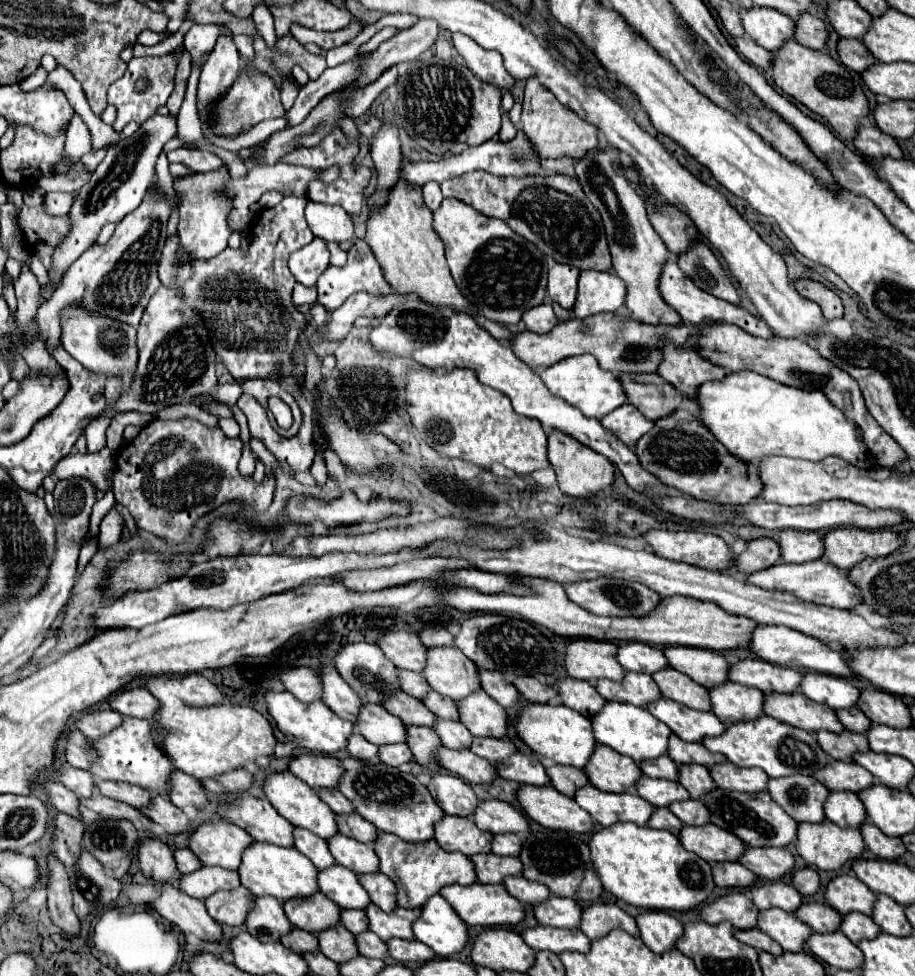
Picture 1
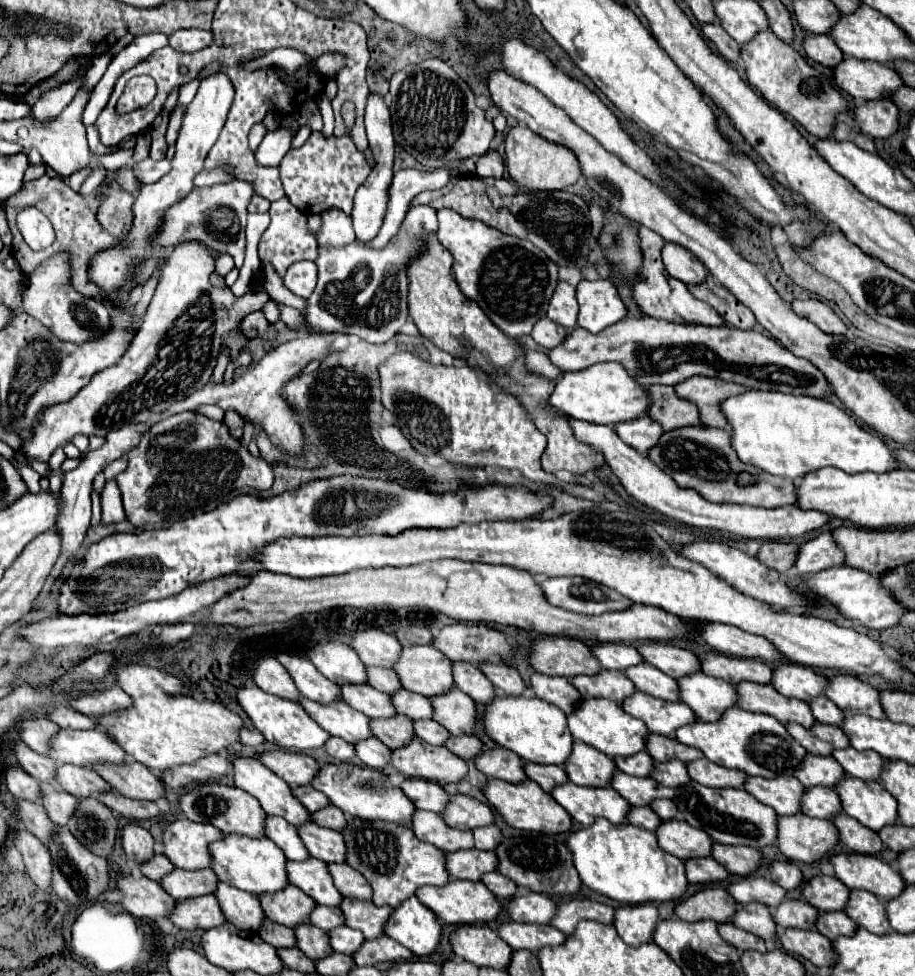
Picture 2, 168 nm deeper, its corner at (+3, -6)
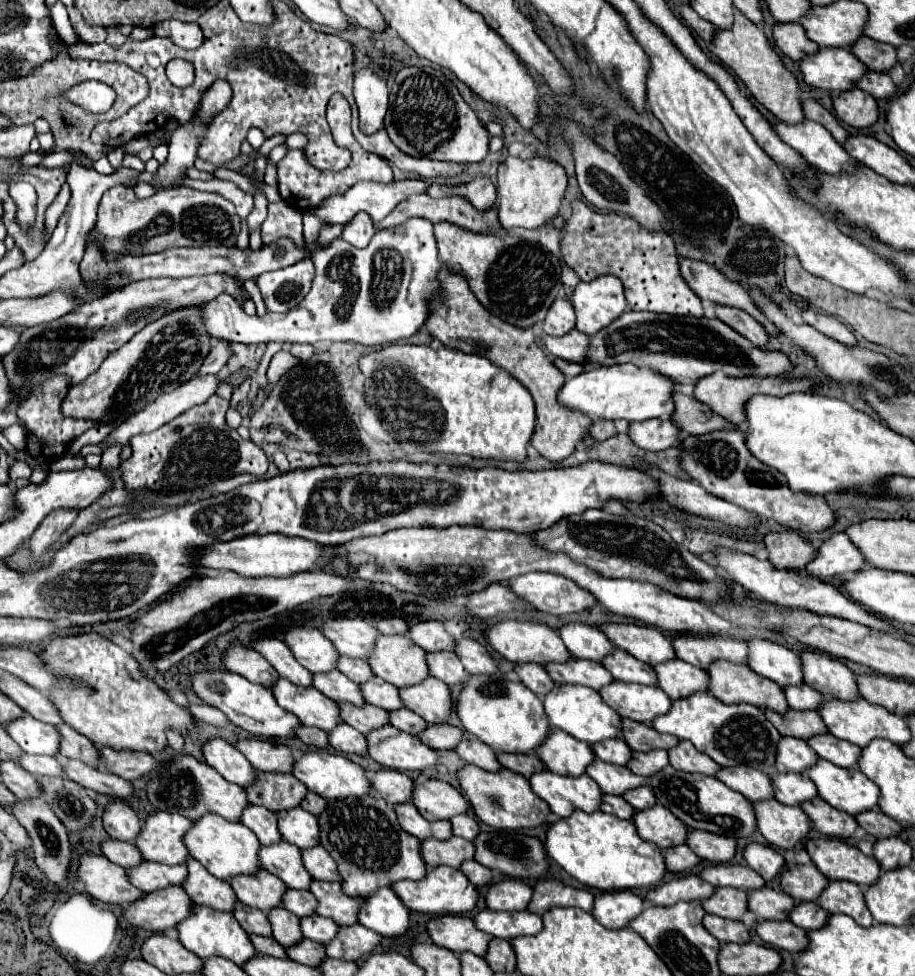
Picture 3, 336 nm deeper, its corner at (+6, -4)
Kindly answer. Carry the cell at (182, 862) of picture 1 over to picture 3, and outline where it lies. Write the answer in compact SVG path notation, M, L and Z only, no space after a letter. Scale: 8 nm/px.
M105 838L105 840L101 840L101 852L111 862L115 862L123 868L131 868L131 866L143 862L139 852L135 852L133 842L119 842L119 840L113 840L113 838Z

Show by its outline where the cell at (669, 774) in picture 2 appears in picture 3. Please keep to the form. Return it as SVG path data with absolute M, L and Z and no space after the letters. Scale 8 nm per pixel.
M651 750L651 752L633 752L631 760L627 762L627 768L637 776L647 778L659 772L659 768L665 768L667 764L669 764L667 750Z

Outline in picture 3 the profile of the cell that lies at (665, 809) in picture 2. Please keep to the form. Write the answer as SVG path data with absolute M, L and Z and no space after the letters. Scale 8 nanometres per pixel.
M637 786L633 790L627 790L623 794L623 798L635 808L635 810L643 810L643 808L651 808L655 806L655 796L651 796L651 788L647 786Z

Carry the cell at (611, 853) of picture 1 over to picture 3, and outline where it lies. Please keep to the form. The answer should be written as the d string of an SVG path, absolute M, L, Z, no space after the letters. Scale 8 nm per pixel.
M573 810L571 816L553 822L547 828L545 850L547 856L575 880L597 890L653 888L665 874L663 856L655 844L641 840L629 820L621 820L599 810L591 814Z

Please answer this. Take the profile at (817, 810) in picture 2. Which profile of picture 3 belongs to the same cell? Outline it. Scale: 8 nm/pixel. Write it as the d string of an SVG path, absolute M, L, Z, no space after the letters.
M775 772L771 776L771 784L773 784L775 800L789 806L801 804L801 800L815 798L815 786L811 784L811 780L807 780L805 774Z

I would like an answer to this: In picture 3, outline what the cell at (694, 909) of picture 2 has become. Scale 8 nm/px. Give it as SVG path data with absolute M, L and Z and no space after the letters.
M685 874L647 890L645 898L657 906L671 906L671 904L677 904L679 900L695 902L711 896L713 892L715 888L705 880L701 880L697 874Z

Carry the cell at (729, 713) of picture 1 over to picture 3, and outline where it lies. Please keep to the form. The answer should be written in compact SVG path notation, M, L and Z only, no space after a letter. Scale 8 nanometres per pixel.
M679 658L667 660L663 664L655 664L653 670L657 674L657 686L671 700L685 698L697 690L707 690L707 680L709 680L707 672Z

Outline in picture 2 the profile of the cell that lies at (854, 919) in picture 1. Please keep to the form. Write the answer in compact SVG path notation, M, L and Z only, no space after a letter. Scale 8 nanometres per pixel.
M820 912L818 922L816 922L816 930L820 934L824 934L826 938L836 940L838 936L852 936L858 930L858 926L844 912Z

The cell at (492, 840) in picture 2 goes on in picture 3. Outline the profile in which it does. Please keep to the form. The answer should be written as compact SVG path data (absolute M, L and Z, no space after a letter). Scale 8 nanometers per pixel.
M459 814L459 816L453 816L451 818L451 832L455 836L461 836L465 840L473 840L479 832L479 826L477 826L477 820L469 814Z

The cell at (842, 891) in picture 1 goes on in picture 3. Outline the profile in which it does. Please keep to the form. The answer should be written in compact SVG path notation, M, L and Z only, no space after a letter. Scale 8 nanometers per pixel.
M797 864L789 870L781 872L781 888L789 894L795 902L809 902L817 900L819 892L829 884L829 880L817 872L813 864Z

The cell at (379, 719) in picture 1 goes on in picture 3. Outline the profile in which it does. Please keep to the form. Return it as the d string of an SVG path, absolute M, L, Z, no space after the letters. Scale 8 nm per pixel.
M279 678L273 686L271 692L277 700L277 704L295 714L301 724L305 726L315 726L325 732L335 728L339 720L339 706L337 702L329 700L315 688L303 688L295 686L285 678Z

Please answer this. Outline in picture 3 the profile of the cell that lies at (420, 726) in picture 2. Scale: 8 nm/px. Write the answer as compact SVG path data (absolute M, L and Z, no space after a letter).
M407 708L391 710L389 712L389 724L403 730L403 732L409 732L409 734L419 734L419 730L423 730L427 726L427 722L421 716L415 716Z

